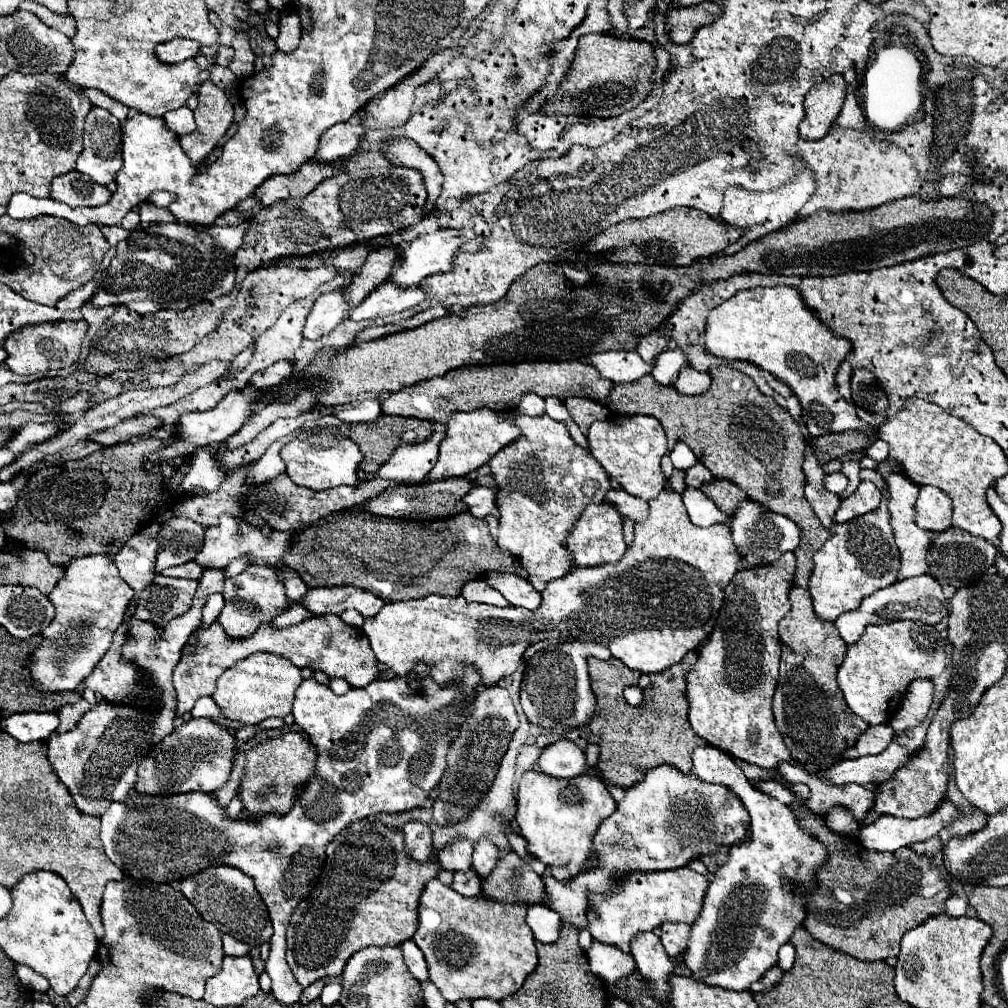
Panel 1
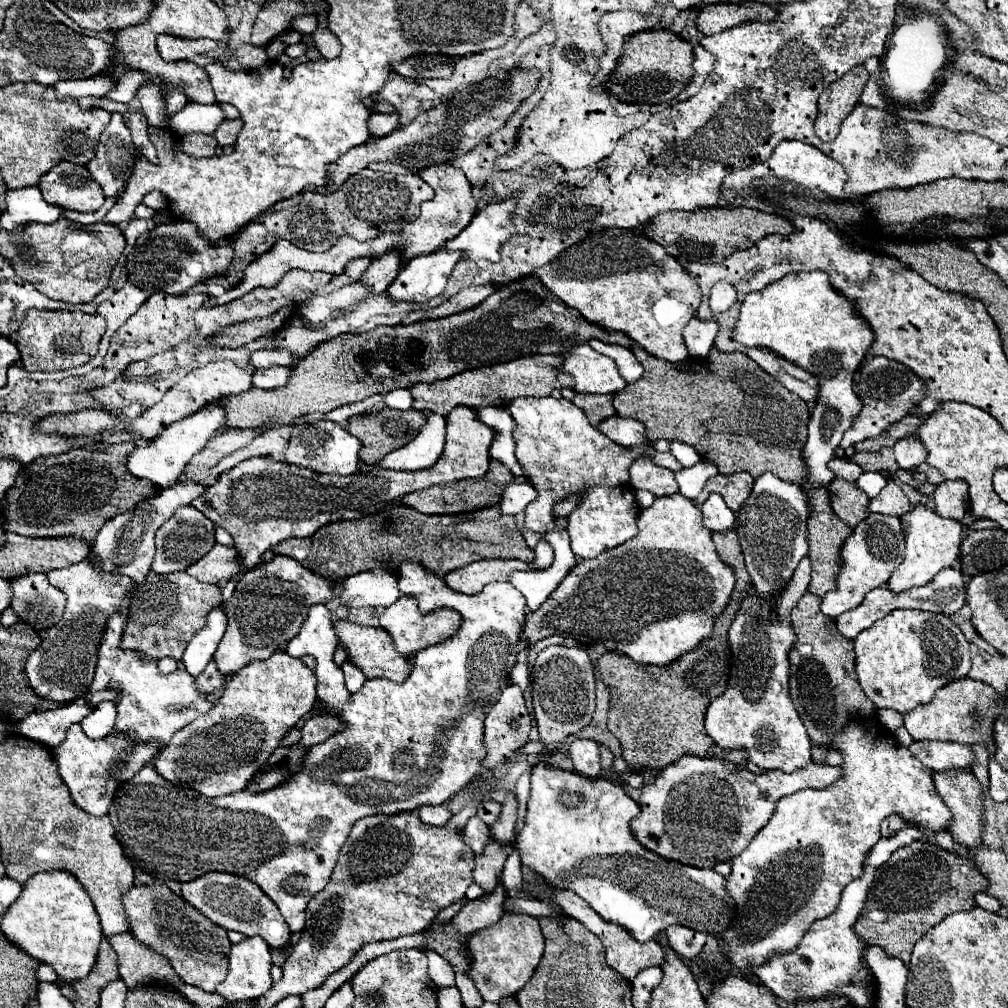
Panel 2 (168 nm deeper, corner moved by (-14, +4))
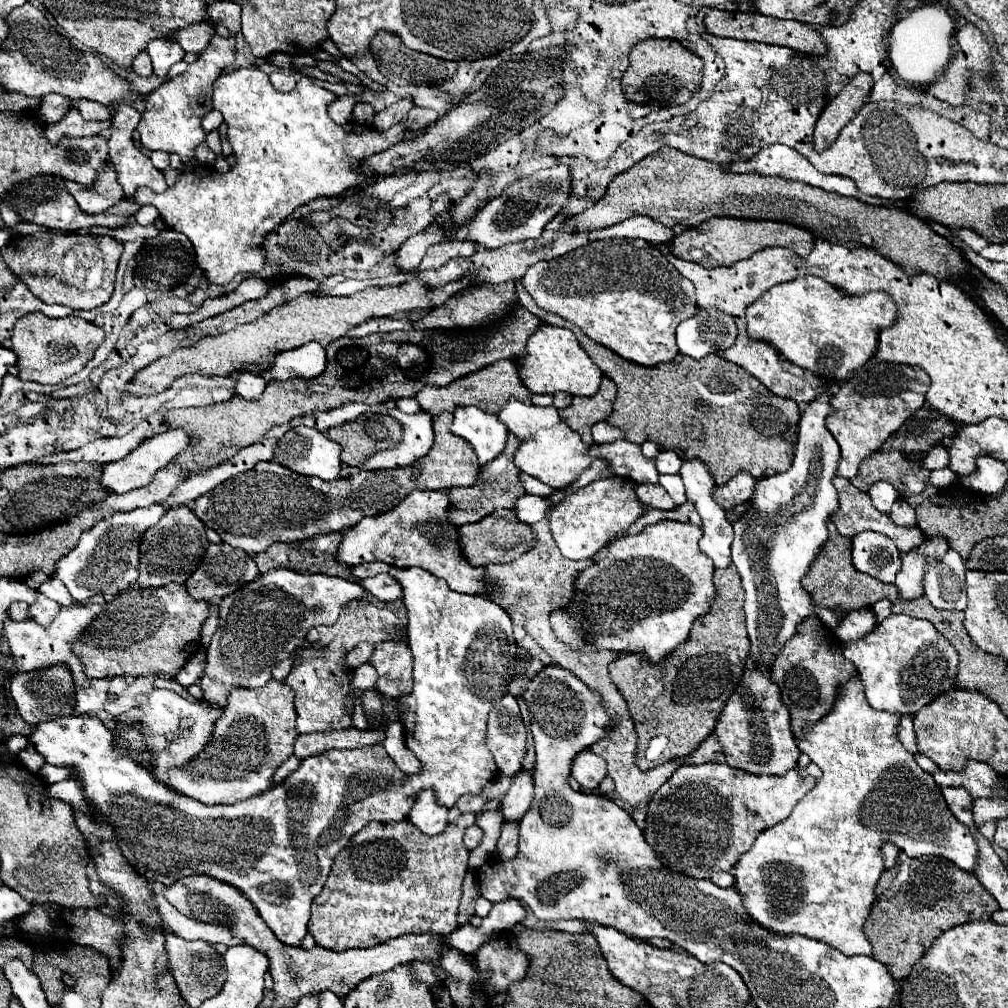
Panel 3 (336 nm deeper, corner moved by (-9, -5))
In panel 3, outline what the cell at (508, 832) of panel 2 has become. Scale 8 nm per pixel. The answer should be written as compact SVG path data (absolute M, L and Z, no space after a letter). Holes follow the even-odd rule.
M519 771L501 803L503 817L507 821L519 821L533 801L533 775L529 771Z

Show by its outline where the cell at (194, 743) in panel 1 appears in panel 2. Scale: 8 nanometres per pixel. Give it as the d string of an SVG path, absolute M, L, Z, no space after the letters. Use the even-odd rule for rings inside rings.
M274 652L268 660L252 660L240 672L232 674L226 682L226 688L218 702L192 724L184 726L174 734L168 746L154 758L154 768L158 774L184 788L194 788L204 796L226 796L238 790L244 790L250 778L266 764L268 756L278 748L288 728L296 726L316 702L316 676L314 672L300 660L292 658L286 652Z

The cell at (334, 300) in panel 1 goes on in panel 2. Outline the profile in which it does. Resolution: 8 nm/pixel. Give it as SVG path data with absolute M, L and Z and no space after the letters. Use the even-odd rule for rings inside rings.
M394 252L384 254L370 264L370 268L360 276L360 282L370 290L370 294L382 294L396 278L398 264L400 258Z

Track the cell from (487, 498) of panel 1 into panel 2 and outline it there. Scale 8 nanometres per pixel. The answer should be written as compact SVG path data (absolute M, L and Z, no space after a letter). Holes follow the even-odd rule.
M514 480L512 484L506 484L506 488L500 494L500 512L518 514L536 498L536 494L538 492L528 480Z

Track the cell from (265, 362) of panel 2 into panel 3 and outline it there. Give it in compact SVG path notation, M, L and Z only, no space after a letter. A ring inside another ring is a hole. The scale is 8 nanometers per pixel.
M307 343L293 351L279 353L275 357L275 365L267 373L271 379L289 379L289 377L313 379L319 373L323 373L325 363L327 359L323 345Z

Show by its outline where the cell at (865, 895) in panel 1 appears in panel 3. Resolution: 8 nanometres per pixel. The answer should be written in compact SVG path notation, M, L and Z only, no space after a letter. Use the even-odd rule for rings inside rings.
M901 853L899 857L905 857L905 867L901 873L901 867L893 867L887 869L879 883L877 883L877 901L871 909L871 915L865 923L865 935L873 947L873 957L877 961L881 961L883 965L887 965L889 973L895 979L903 979L911 973L913 965L919 961L919 957L923 953L927 953L927 949L933 945L933 941L947 929L955 927L955 925L963 925L963 923L971 923L971 921L993 921L991 913L999 909L995 897L977 881L977 877L973 873L967 873L963 869L959 869L955 863L943 859L943 857L919 857L919 859L911 859L905 853Z

